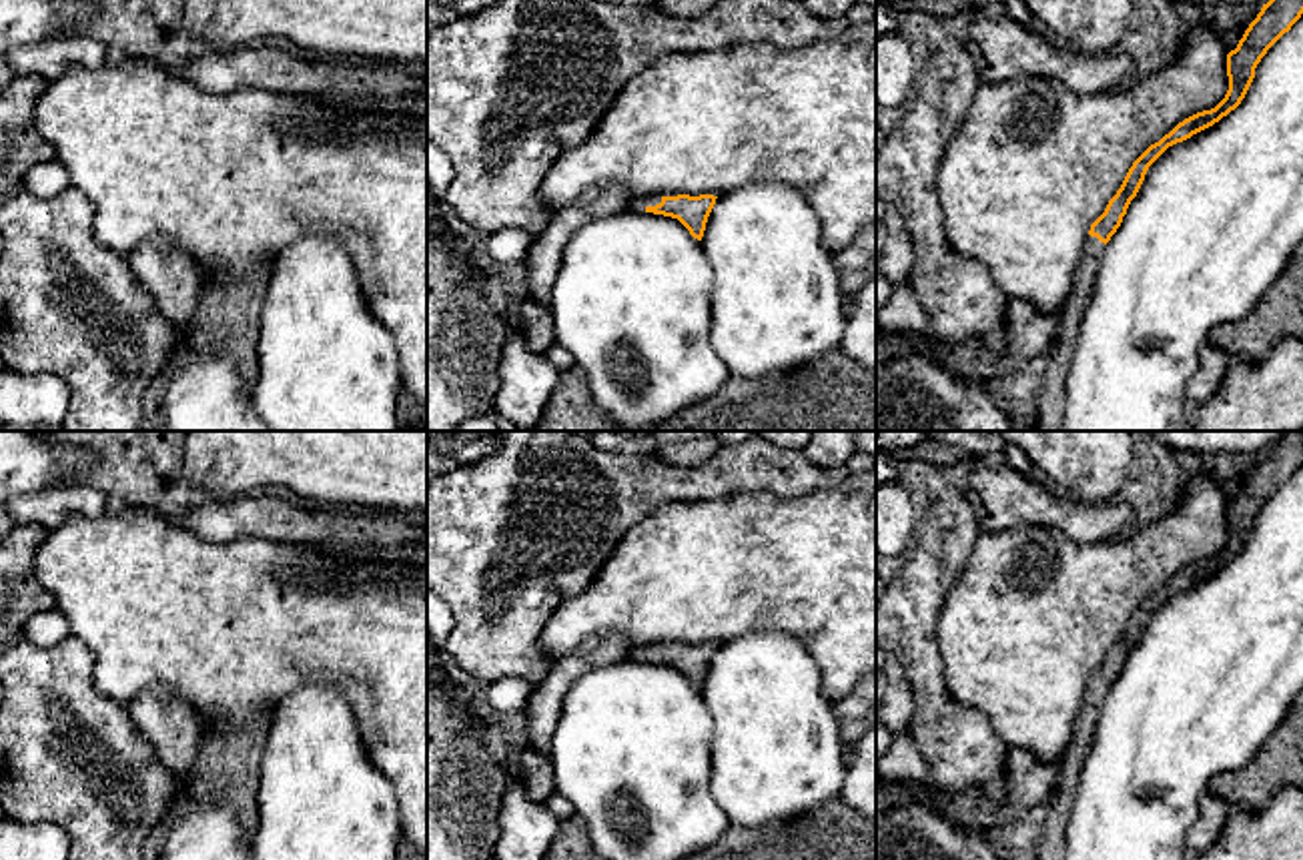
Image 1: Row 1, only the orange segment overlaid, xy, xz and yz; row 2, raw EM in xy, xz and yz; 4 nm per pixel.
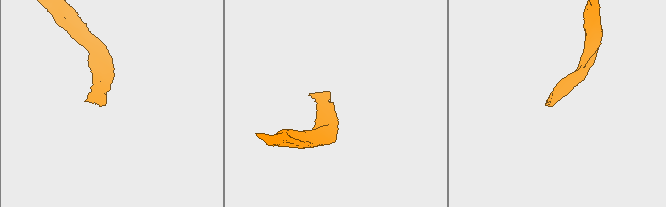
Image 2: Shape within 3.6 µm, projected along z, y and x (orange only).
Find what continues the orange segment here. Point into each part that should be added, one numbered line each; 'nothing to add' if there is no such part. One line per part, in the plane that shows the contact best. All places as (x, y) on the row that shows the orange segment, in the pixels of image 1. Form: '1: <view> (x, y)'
1: xz (638, 205)

